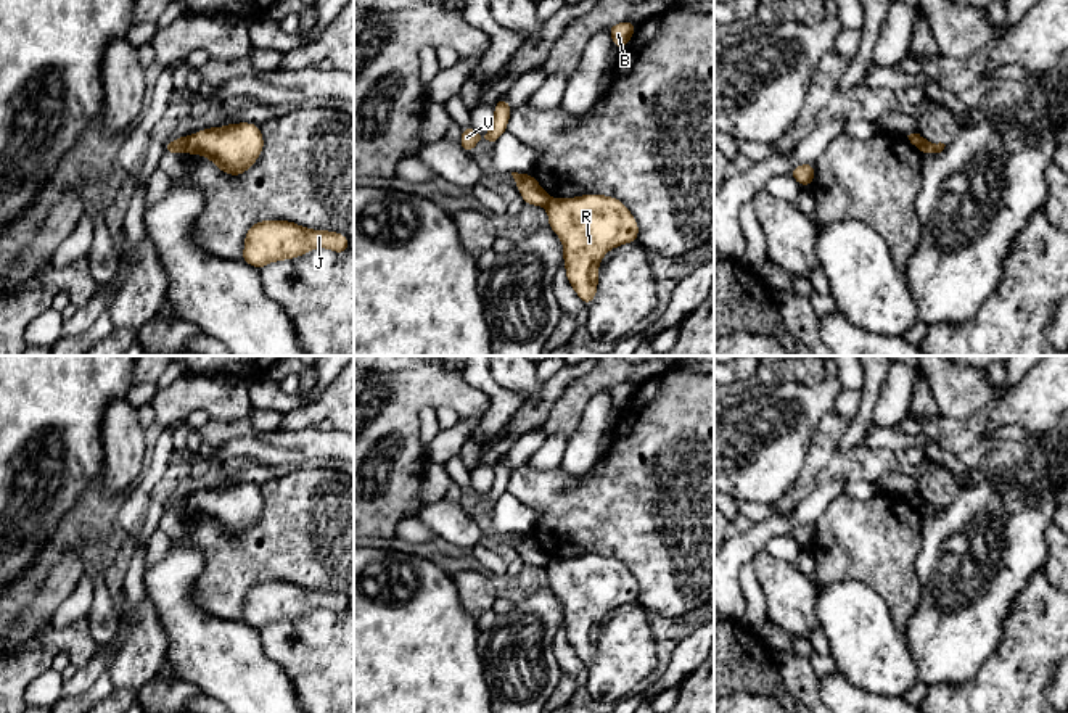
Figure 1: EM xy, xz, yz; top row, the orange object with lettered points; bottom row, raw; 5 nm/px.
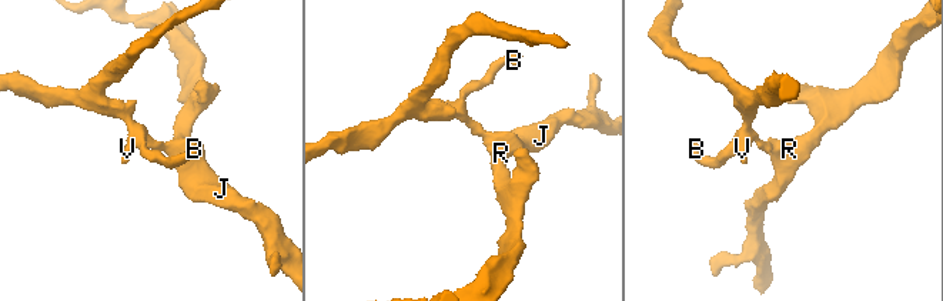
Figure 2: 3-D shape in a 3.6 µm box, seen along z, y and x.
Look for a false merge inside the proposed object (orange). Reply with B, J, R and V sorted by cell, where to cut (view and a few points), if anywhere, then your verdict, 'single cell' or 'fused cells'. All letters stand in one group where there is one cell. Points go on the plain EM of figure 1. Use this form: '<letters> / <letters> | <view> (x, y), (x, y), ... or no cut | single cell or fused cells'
B V / J R | xy (188, 498), (185, 512) | fused cells

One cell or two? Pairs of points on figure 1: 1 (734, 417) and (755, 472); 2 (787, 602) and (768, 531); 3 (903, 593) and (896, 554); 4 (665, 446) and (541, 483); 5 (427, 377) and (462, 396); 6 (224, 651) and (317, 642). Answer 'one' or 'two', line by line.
1: one
2: two
3: one
4: one
5: one
6: two

